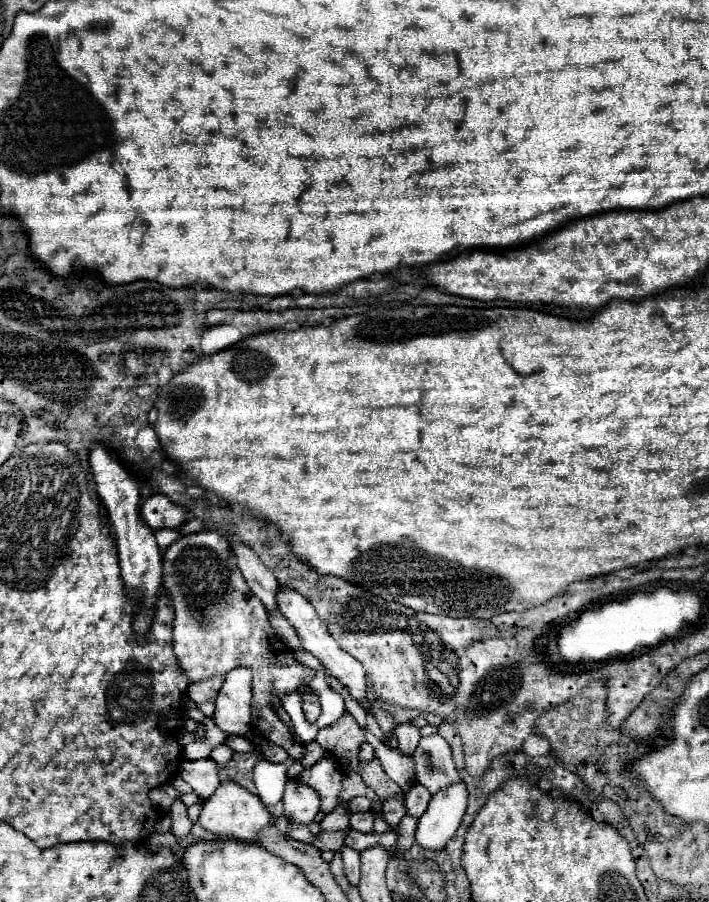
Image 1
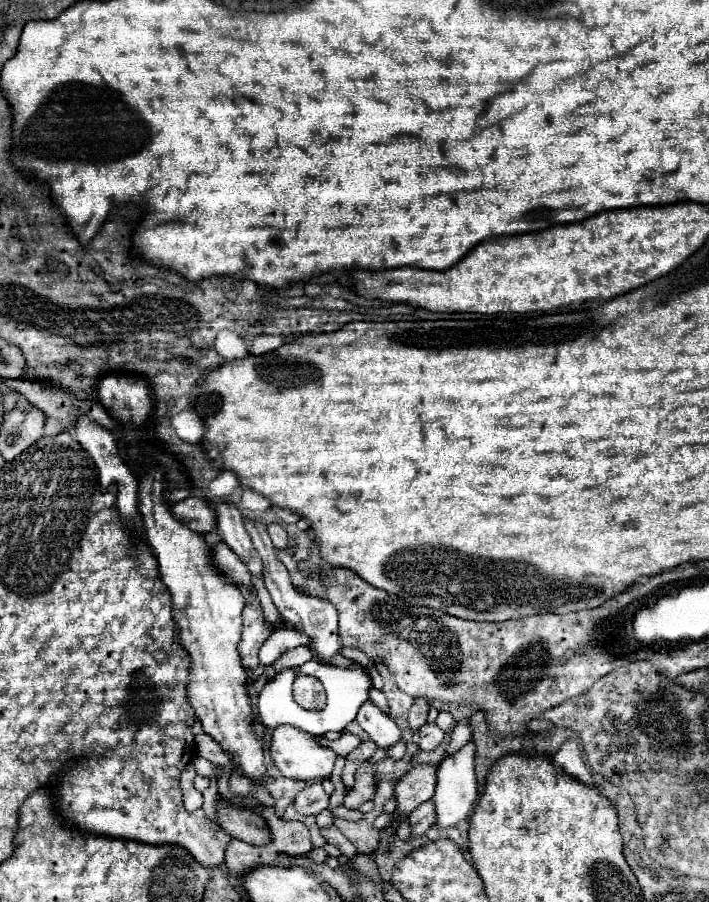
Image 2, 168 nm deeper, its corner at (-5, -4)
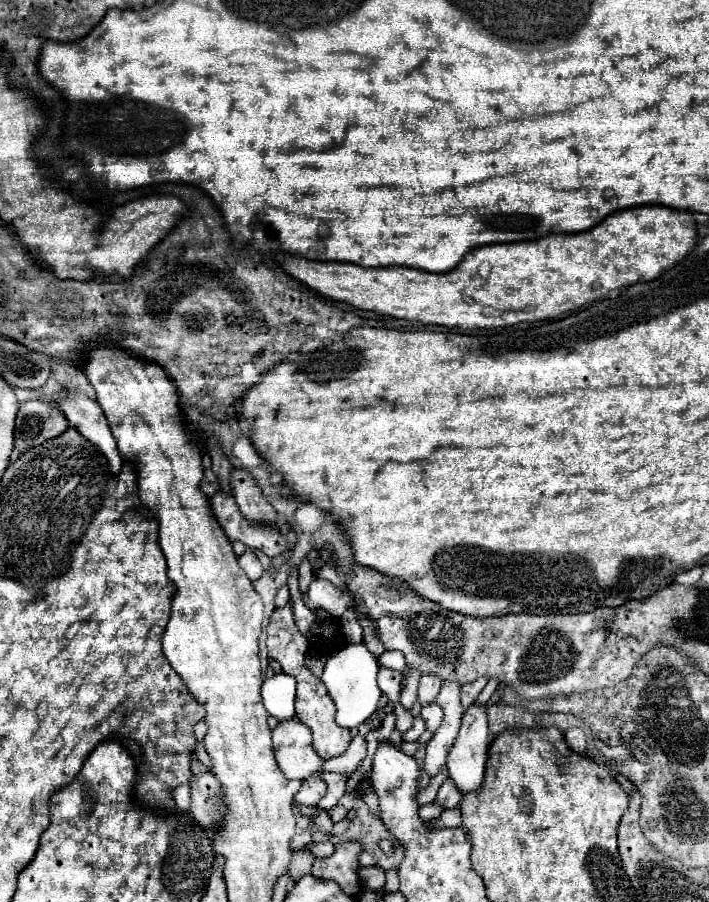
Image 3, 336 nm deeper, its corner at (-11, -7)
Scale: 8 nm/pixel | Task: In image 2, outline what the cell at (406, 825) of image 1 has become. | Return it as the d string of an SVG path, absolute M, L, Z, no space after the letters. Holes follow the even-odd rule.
M432 800L430 802L424 802L416 810L412 810L408 822L412 826L412 836L424 834L434 824L434 802Z

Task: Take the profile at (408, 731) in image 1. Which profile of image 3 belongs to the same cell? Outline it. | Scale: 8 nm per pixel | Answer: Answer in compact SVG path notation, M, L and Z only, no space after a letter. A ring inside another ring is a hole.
M422 675L422 677L420 677L420 687L418 687L418 703L420 703L422 707L430 705L430 703L436 699L440 687L442 687L442 683L440 683L438 677Z

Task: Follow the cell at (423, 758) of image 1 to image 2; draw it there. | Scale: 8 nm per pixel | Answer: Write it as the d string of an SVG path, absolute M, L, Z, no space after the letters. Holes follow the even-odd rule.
M428 722L428 724L422 726L422 730L420 730L420 744L418 744L418 746L420 746L422 750L430 752L430 750L434 750L436 746L440 746L442 740L444 740L444 732L442 732L436 724Z

